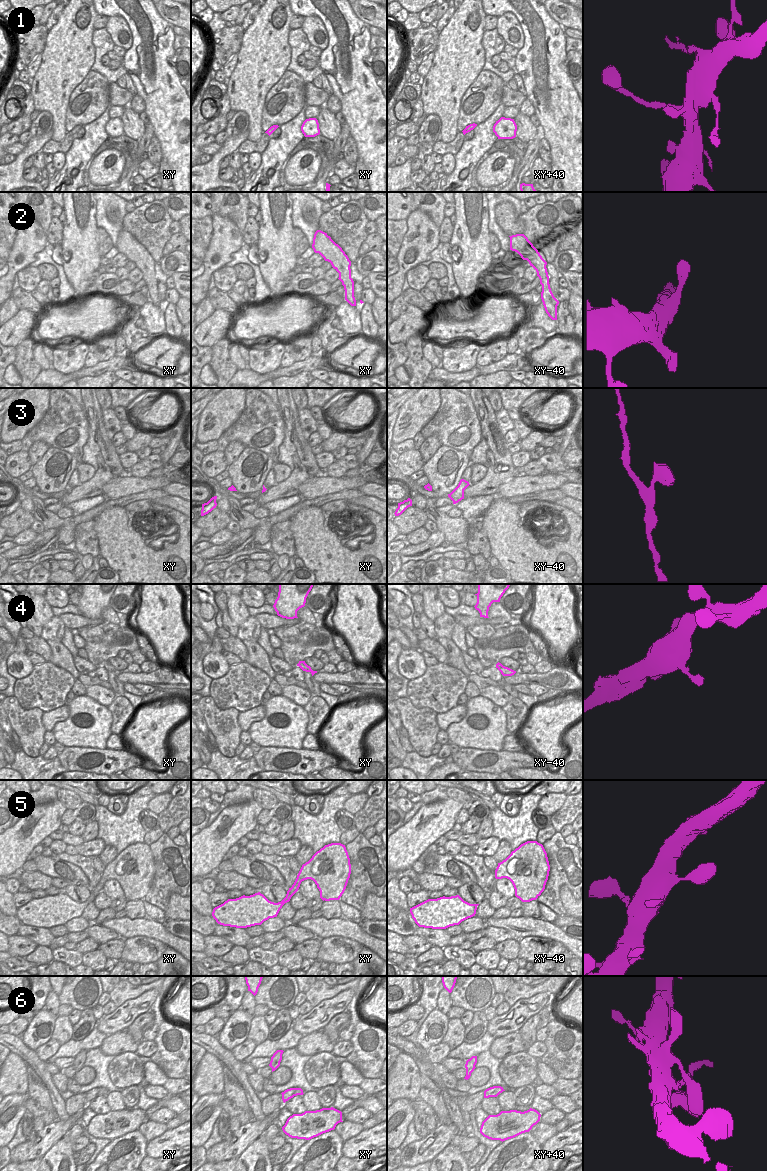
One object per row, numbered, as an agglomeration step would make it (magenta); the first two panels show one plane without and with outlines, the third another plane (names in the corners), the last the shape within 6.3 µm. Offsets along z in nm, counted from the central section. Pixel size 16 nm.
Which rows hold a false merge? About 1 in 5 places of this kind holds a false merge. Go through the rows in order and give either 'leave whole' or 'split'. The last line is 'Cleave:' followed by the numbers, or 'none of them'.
1: leave whole
2: leave whole
3: leave whole
4: leave whole
5: leave whole
6: leave whole
Cleave: none of them

